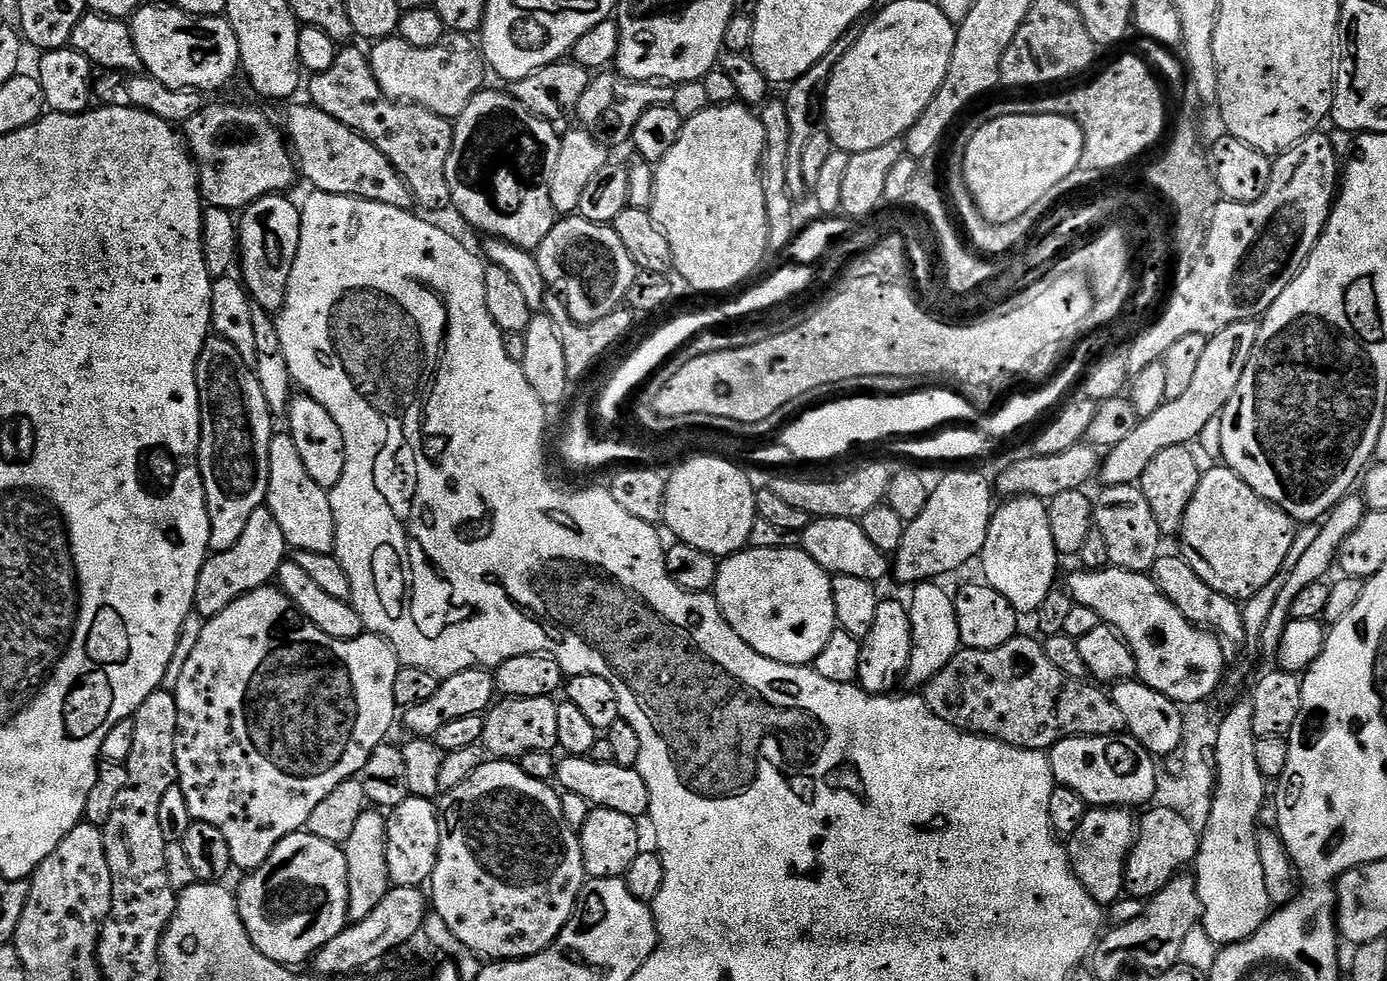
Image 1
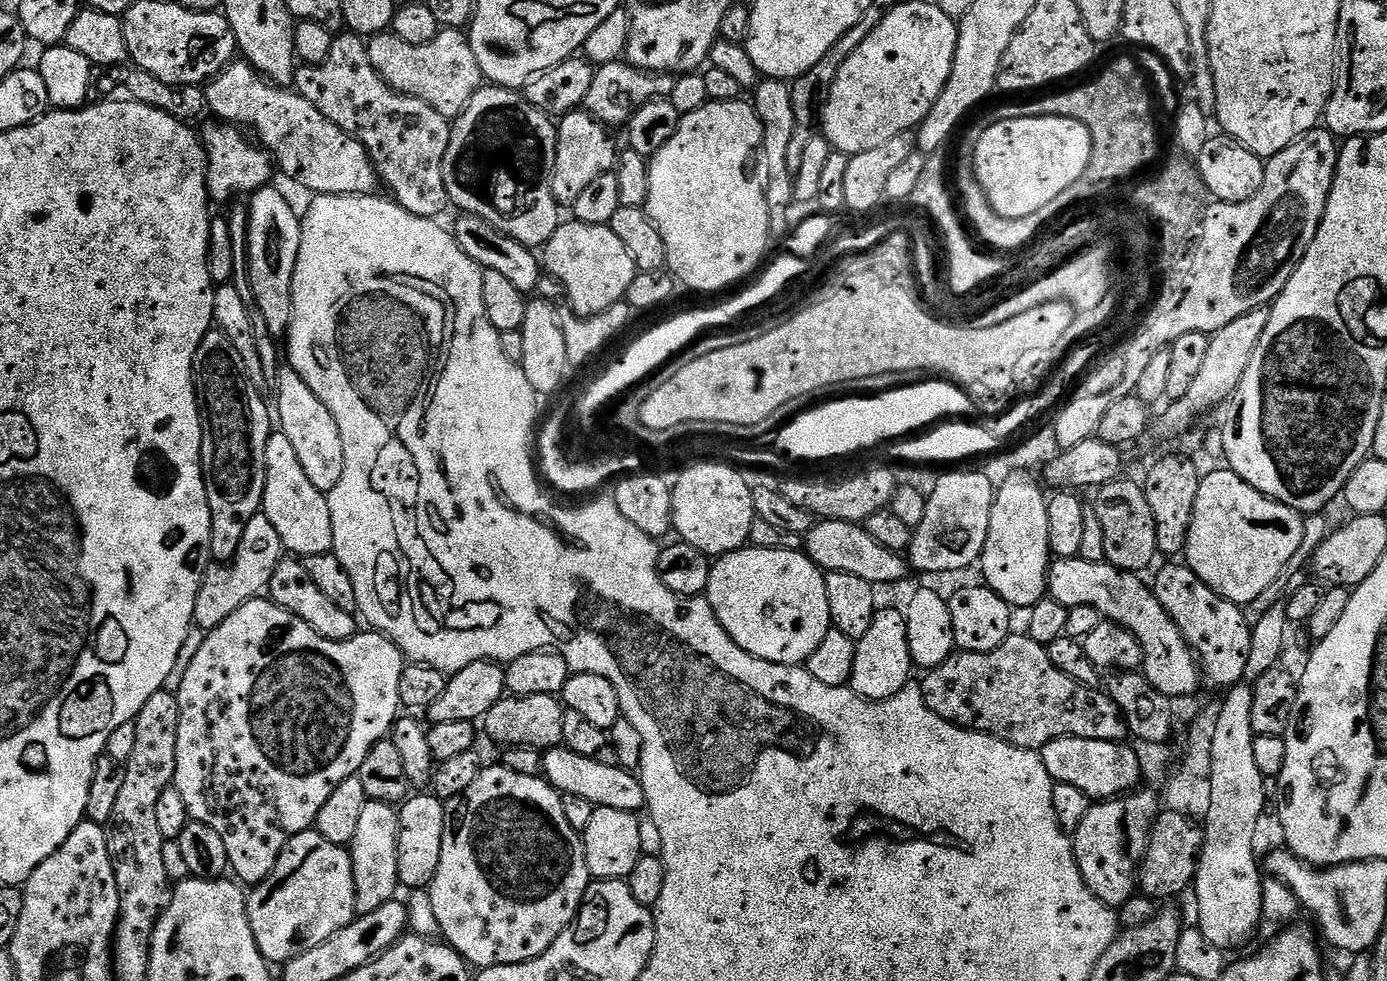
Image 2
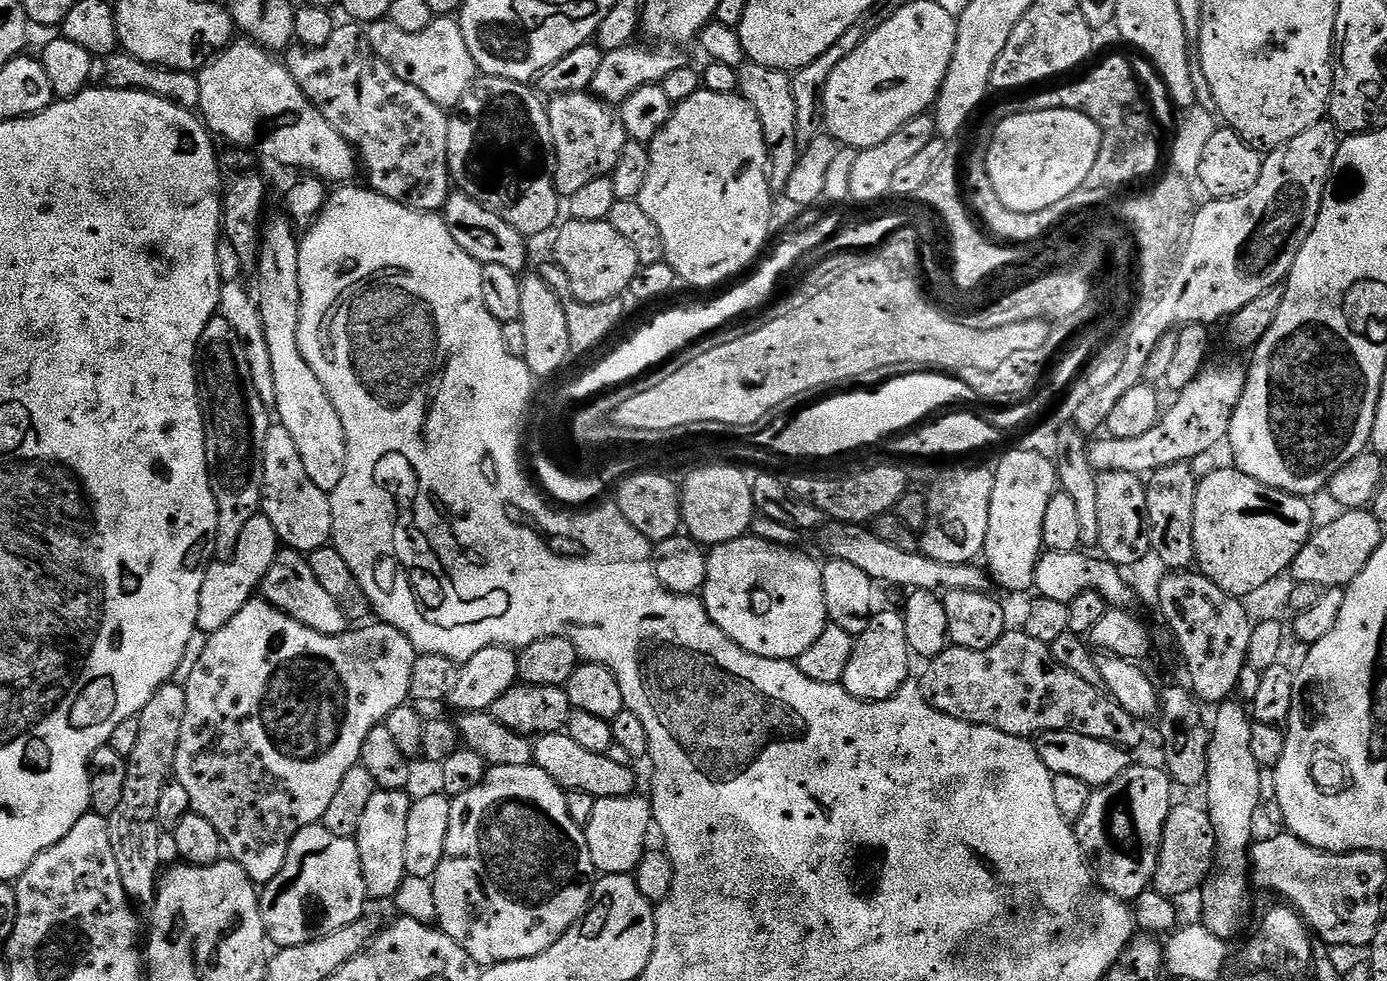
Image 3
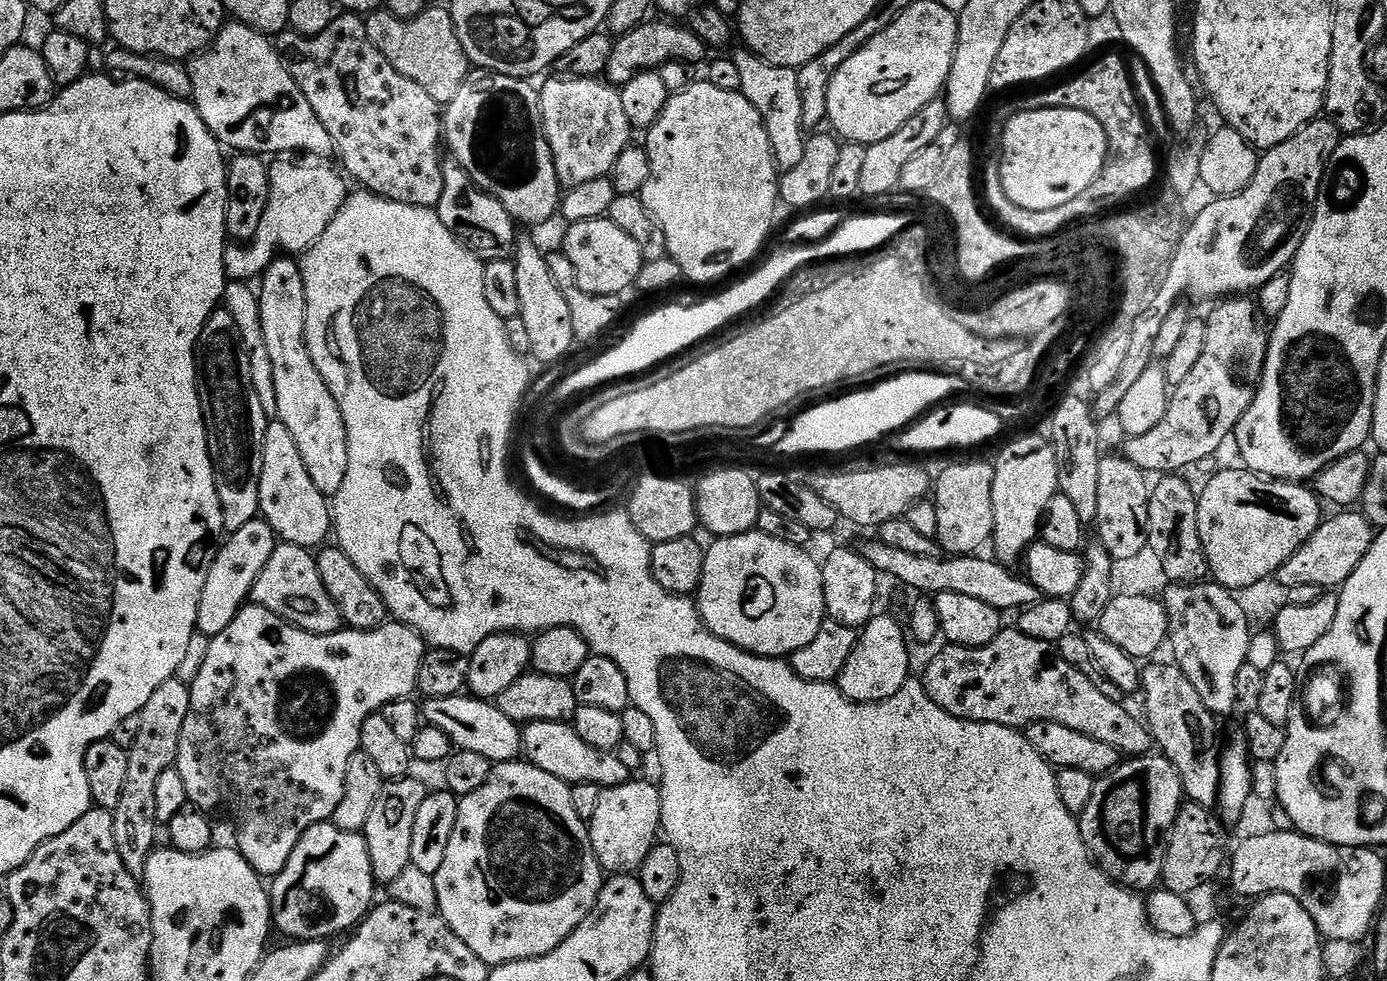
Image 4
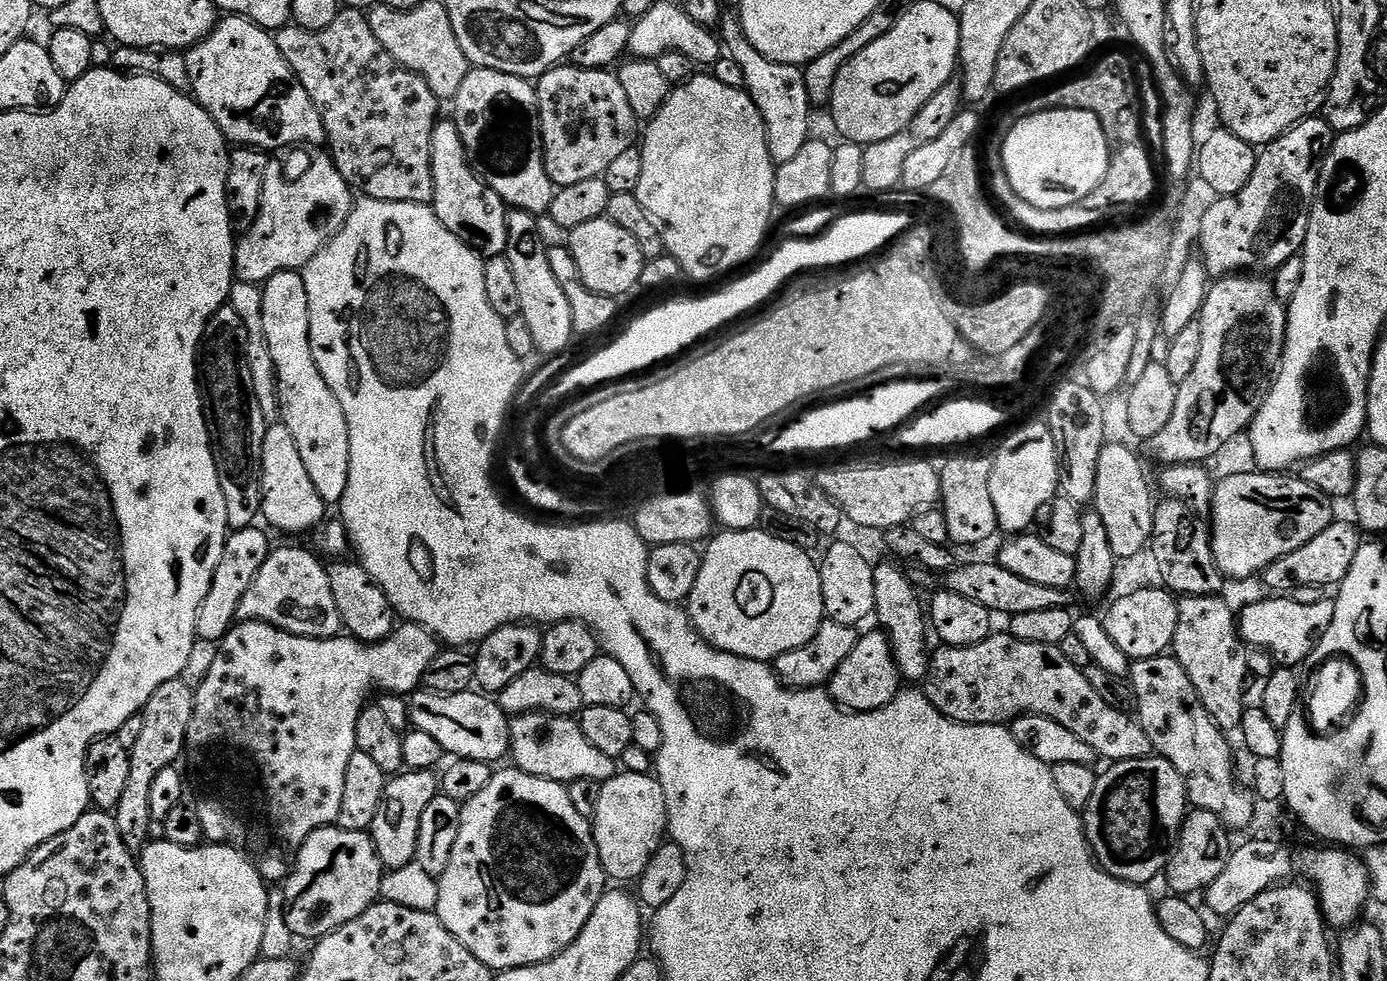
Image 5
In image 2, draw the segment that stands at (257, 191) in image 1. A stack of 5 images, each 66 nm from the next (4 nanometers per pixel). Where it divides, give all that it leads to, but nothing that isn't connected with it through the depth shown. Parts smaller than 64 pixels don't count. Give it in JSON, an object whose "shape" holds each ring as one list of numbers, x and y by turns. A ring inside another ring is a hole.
{"shape":[[211,122,202,128,204,149,208,151,208,191,211,199,228,200,231,196,244,196,259,188,271,185,274,157,267,148,247,140,237,125,227,122]]}

